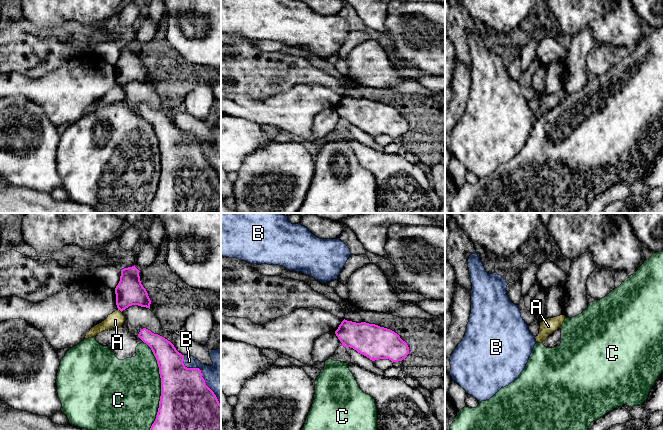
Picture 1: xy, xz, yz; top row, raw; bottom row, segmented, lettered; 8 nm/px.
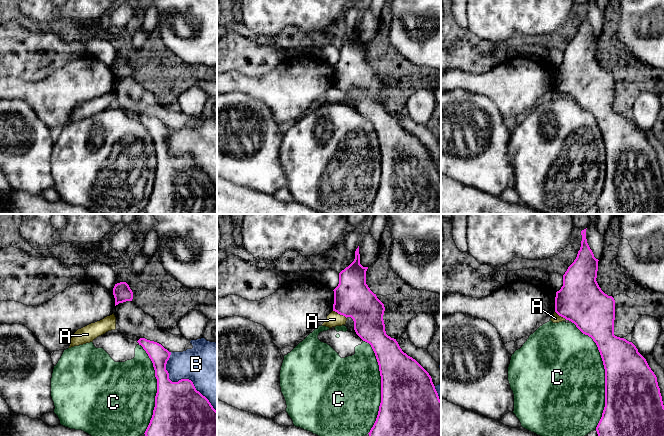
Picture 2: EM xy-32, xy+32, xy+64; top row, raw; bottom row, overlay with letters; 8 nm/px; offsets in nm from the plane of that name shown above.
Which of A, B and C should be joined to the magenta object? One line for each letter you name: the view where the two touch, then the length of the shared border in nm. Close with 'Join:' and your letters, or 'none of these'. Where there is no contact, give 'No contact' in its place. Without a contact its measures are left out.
Join: none of these

